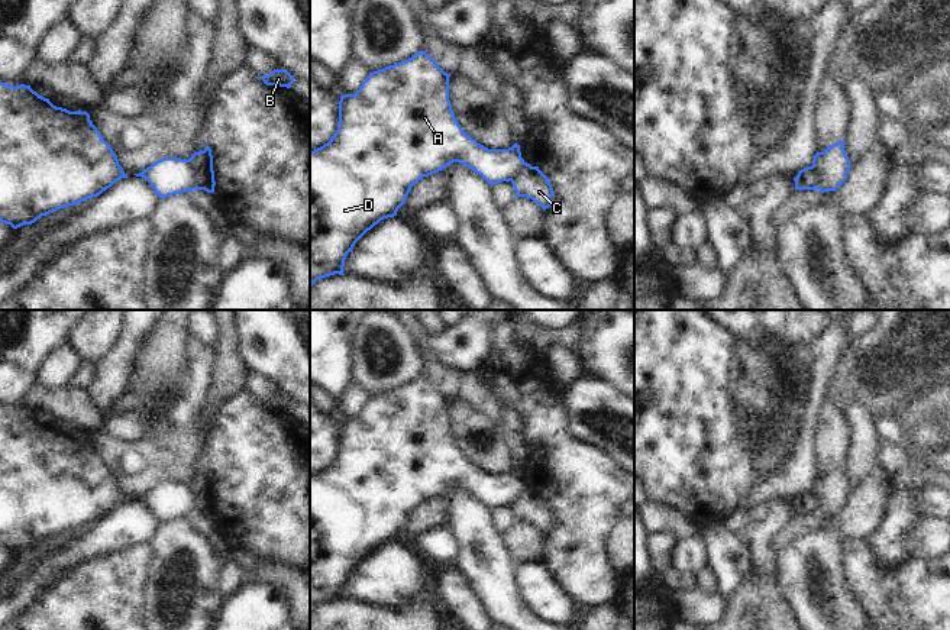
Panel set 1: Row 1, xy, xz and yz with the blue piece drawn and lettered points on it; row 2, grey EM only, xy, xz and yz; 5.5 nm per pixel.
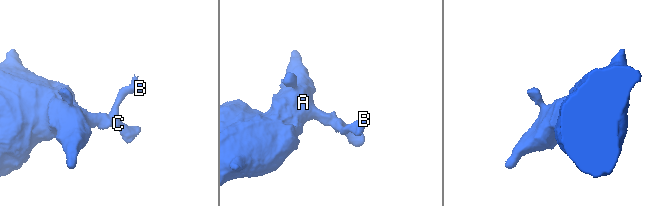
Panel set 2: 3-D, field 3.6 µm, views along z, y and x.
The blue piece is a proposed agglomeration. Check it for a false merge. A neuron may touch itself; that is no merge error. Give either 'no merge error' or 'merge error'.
merge error

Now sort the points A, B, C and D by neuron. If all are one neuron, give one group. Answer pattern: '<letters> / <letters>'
A D / B C

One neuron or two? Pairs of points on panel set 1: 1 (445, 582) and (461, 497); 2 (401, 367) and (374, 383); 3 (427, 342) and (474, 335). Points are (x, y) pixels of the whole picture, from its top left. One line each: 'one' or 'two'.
1: two
2: one
3: one

